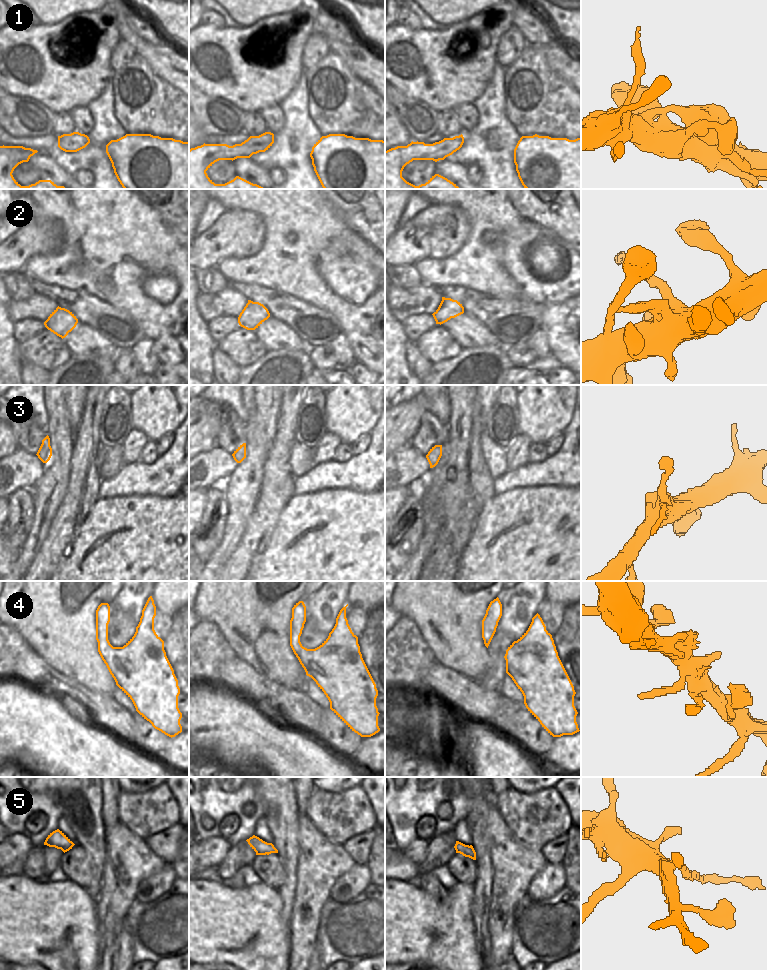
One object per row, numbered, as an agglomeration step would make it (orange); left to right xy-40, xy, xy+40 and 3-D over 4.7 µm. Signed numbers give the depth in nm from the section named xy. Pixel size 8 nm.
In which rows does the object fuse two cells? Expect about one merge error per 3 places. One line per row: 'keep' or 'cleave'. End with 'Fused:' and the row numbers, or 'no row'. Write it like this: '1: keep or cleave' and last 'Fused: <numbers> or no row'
1: keep
2: keep
3: keep
4: keep
5: cleave
Fused: 5

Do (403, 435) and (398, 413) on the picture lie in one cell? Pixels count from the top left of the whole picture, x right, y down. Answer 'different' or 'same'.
same

